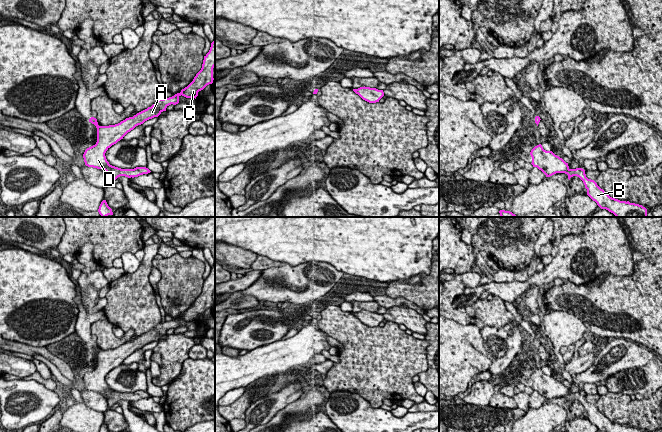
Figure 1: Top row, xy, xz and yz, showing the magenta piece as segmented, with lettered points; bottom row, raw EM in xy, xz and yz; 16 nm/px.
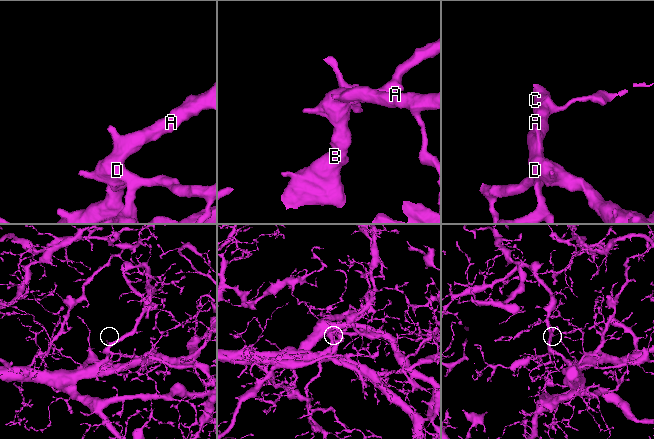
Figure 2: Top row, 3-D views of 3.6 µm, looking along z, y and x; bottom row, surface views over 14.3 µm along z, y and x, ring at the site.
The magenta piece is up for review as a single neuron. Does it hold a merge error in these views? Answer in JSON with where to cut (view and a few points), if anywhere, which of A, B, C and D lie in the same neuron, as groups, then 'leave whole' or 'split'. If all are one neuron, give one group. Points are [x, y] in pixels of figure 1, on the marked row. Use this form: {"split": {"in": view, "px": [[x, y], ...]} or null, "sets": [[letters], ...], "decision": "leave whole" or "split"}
{"split": null, "sets": [["A", "B", "C", "D"]], "decision": "leave whole"}

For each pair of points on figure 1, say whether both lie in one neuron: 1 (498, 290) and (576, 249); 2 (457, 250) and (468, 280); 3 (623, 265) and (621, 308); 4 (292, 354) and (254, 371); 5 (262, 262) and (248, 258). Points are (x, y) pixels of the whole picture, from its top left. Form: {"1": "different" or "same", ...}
{"1": "same", "2": "different", "3": "different", "4": "same", "5": "different"}

